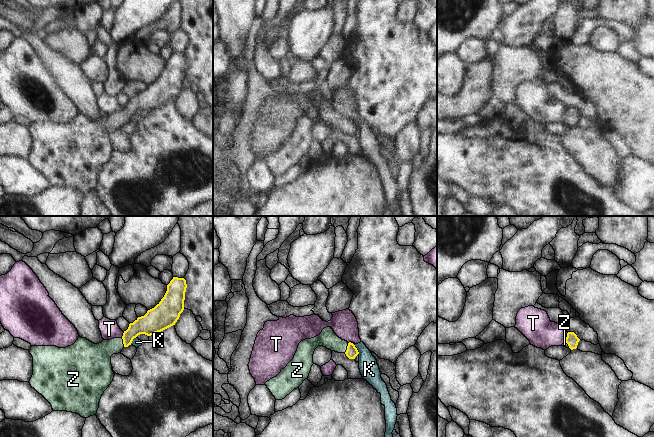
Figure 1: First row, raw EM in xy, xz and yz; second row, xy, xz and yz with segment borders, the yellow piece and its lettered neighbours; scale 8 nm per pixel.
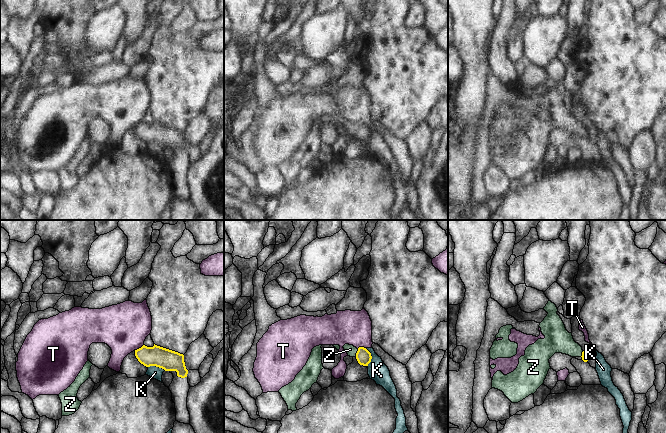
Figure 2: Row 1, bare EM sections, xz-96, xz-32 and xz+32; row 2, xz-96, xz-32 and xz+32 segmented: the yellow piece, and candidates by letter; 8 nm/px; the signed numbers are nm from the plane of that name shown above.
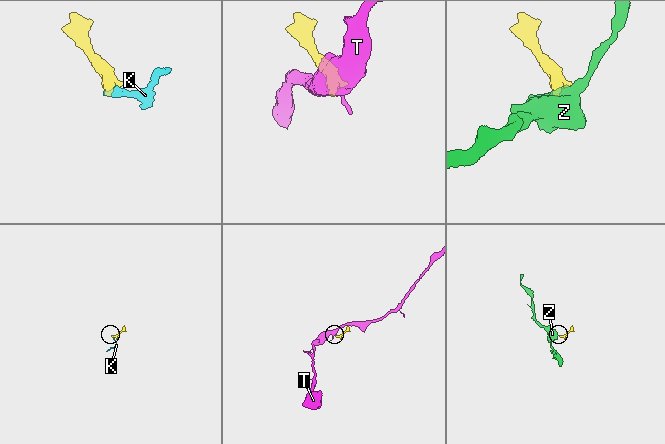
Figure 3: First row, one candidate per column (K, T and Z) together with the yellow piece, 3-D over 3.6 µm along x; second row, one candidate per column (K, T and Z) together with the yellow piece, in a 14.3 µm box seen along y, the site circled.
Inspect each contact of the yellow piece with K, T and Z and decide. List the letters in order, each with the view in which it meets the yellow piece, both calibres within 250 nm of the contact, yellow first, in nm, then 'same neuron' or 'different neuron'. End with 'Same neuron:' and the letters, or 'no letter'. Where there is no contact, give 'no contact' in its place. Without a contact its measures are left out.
K: contact in xz; calibres 90 and 160 nm; different neuron
T: contact in yz; calibres 100 and 240 nm; different neuron
Z: contact in xz; calibres 90 and 150 nm; same neuron
Same neuron: Z

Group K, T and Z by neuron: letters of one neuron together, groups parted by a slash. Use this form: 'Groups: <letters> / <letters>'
Groups: K T / Z

